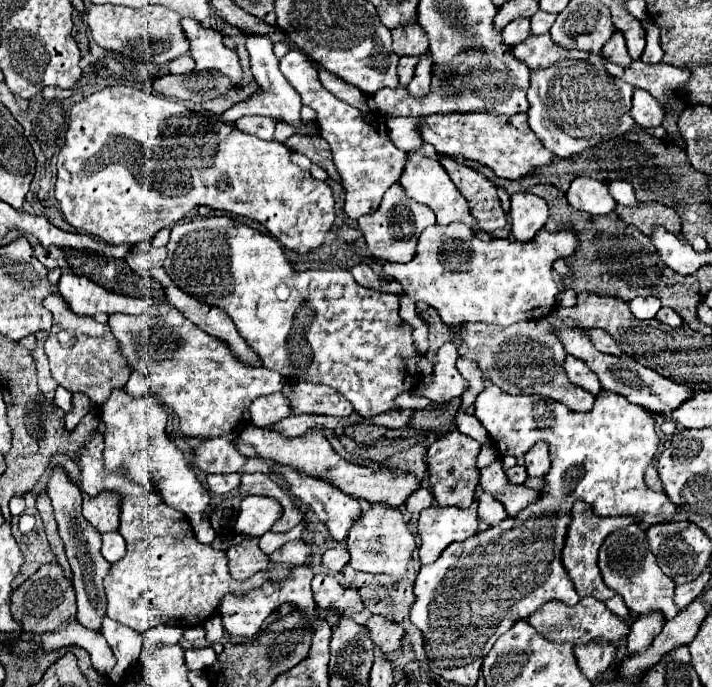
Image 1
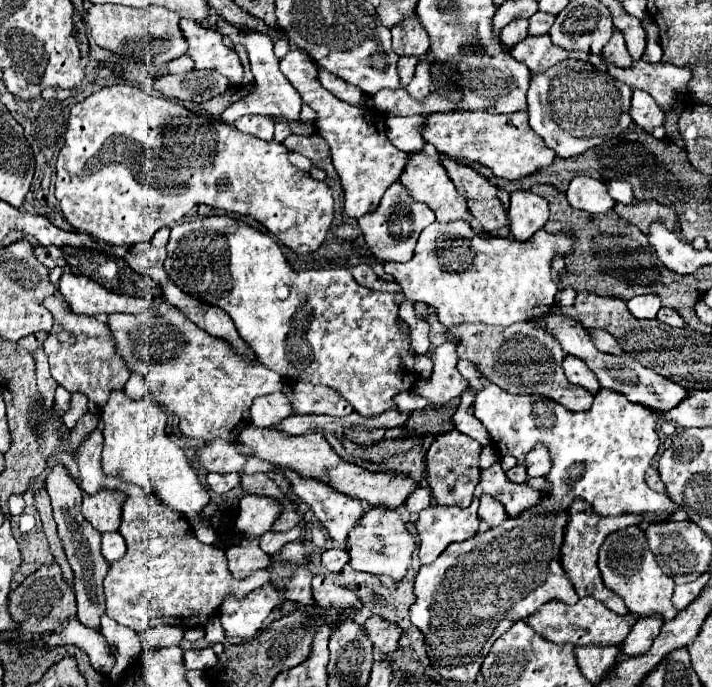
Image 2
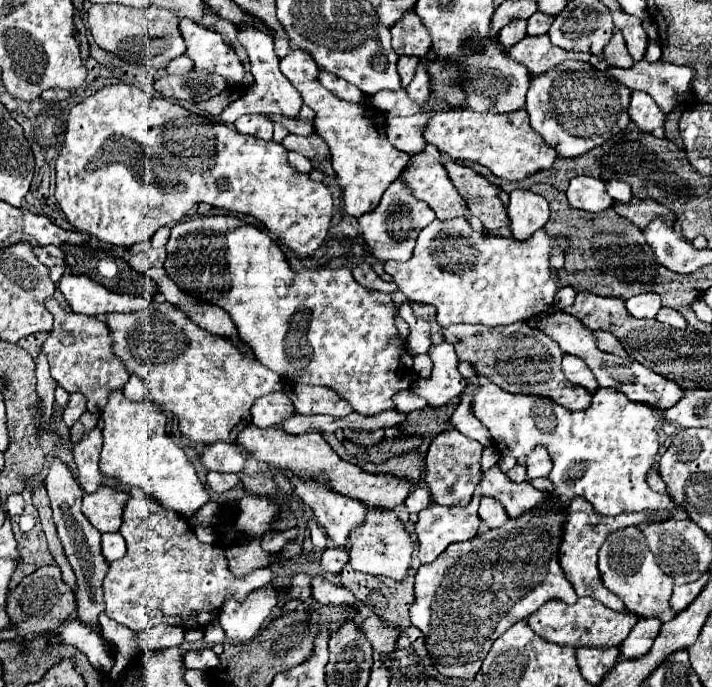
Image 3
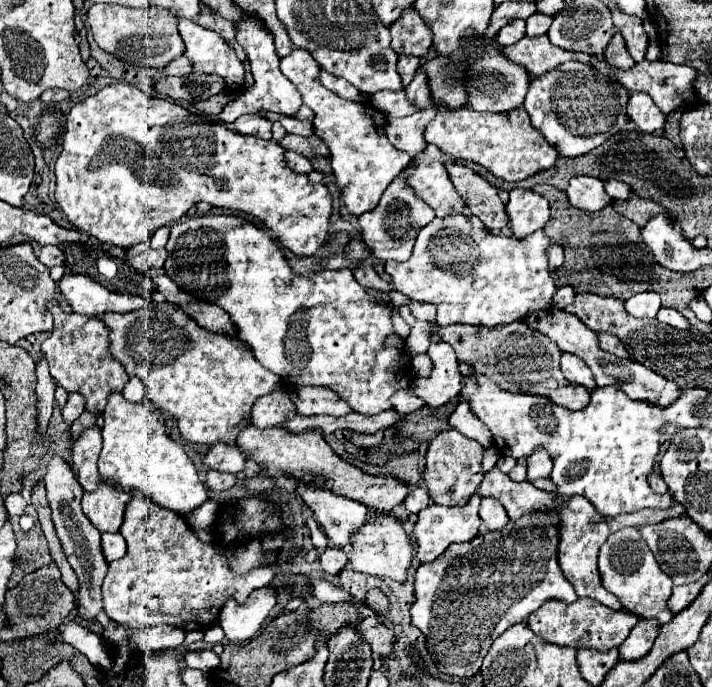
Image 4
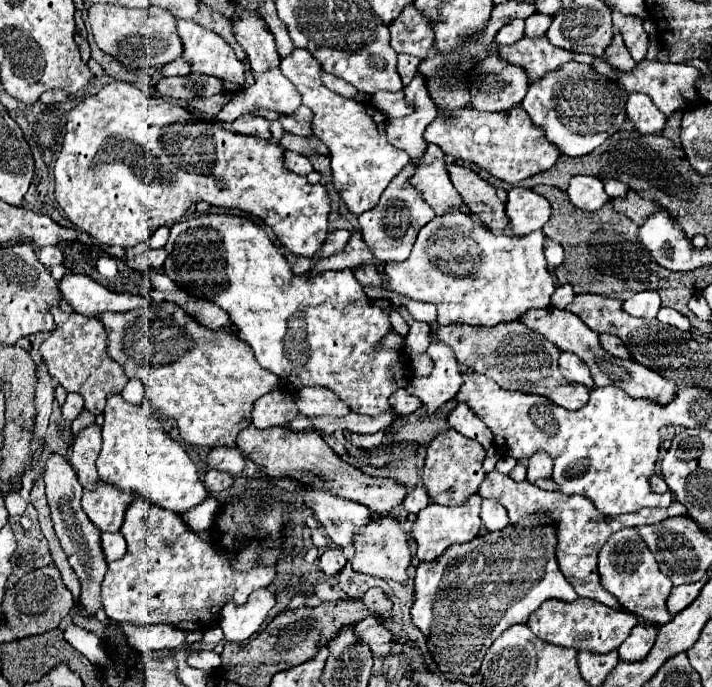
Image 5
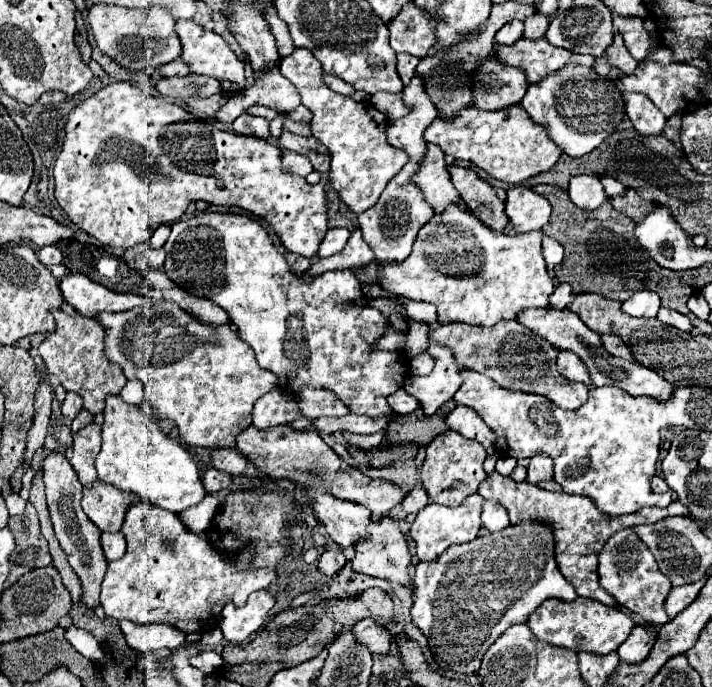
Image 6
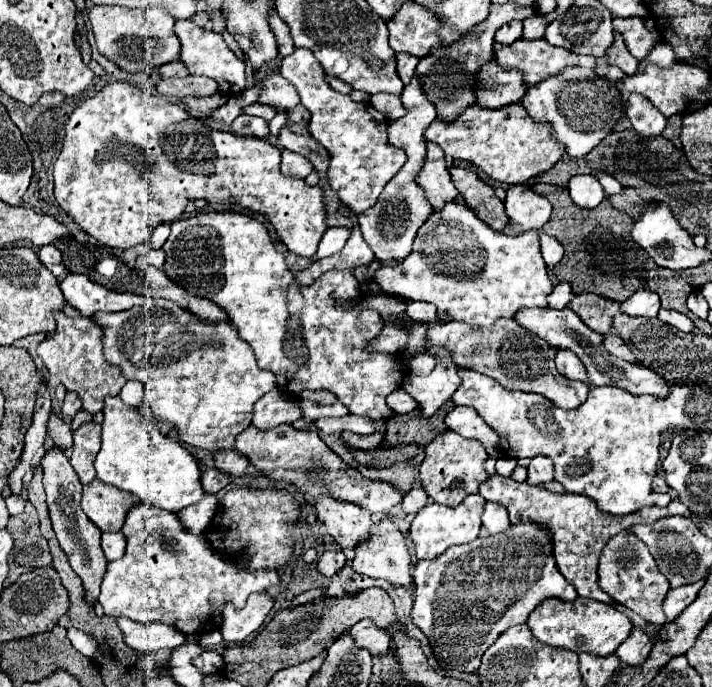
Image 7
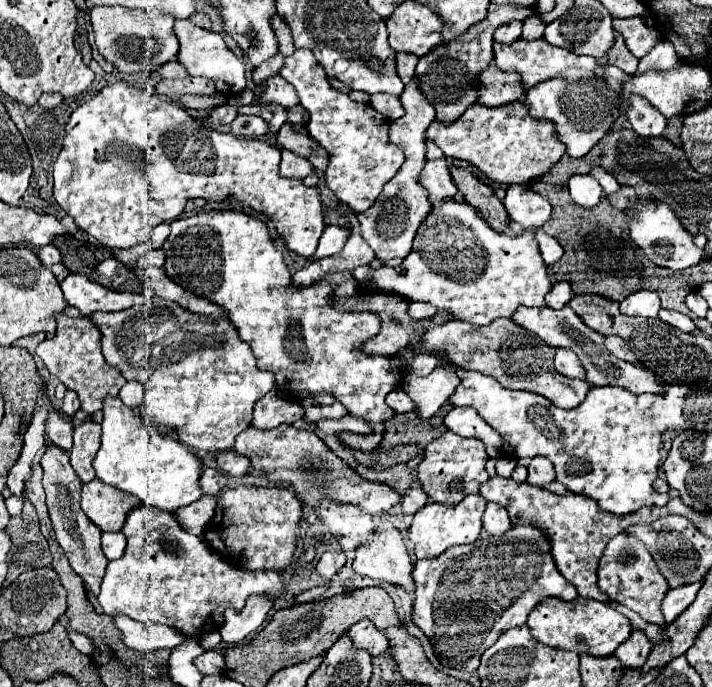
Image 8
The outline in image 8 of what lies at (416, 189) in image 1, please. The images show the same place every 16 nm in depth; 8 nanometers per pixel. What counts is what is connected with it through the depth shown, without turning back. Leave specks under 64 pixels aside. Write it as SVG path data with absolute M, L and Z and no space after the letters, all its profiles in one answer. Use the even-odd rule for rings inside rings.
M426 141L426 164L422 168L422 174L418 178L420 186L426 188L428 192L428 200L430 204L436 208L440 206L444 200L452 200L456 198L458 190L452 184L452 176L448 170L448 162L444 152L440 152L440 148L432 141Z

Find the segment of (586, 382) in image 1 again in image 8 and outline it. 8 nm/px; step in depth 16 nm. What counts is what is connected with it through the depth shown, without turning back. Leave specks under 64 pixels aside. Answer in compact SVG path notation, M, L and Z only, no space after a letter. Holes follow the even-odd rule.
M558 348L556 356L554 356L554 364L556 364L556 370L560 374L564 374L566 378L586 380L586 370L584 370L584 366L580 364L580 360L574 352L568 352L566 348L562 348L562 350Z

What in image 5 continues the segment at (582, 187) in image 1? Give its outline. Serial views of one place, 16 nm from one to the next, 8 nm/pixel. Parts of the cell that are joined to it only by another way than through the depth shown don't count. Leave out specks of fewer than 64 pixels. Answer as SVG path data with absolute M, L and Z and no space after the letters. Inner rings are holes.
M578 175L571 178L568 186L568 198L576 208L594 212L600 210L610 196L604 192L603 183L599 178L587 175Z

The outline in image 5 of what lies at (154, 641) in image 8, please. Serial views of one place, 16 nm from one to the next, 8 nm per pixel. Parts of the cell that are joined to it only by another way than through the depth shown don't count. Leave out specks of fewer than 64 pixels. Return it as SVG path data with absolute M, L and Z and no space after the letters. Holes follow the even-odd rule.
M122 624L122 628L128 634L128 642L140 652L156 652L162 648L174 650L180 648L186 638L186 632L180 632L180 628L170 628L168 624L154 624L148 628Z

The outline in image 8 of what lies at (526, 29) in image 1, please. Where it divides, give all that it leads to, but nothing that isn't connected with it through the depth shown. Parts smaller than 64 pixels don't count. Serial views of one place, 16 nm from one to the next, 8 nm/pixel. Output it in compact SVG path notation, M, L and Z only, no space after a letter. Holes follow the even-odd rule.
M514 20L510 24L504 24L502 28L496 30L494 34L494 42L500 42L500 44L512 44L520 38L522 34L522 22L520 20Z

